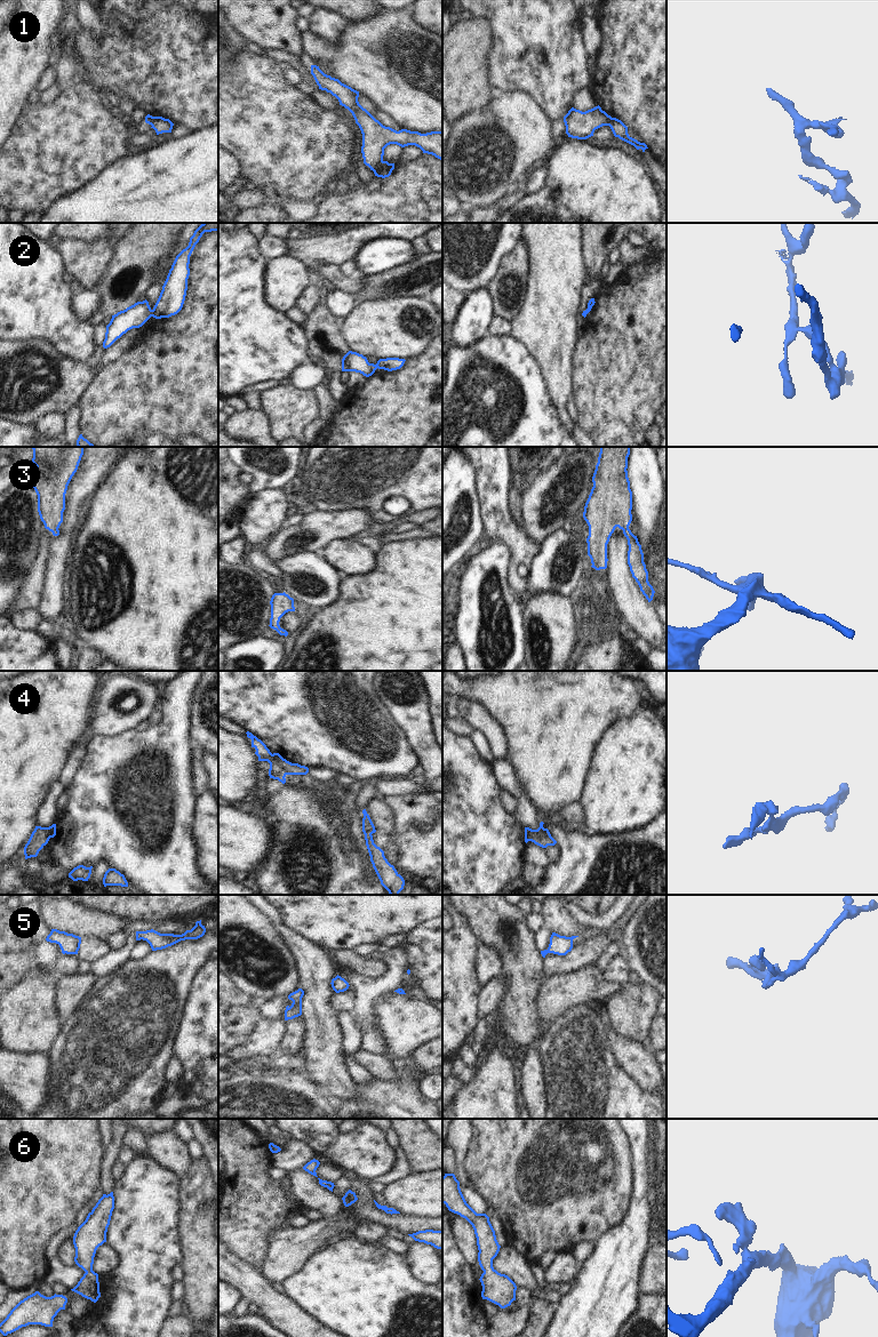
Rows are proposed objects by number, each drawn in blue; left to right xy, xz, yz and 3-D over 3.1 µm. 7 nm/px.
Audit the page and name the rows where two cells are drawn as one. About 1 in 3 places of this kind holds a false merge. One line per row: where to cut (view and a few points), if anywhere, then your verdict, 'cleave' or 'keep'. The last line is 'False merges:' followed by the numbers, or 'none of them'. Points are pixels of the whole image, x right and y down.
1: cut xz (383, 161), (373, 170); cleave
2: cut xy (151, 310), (152, 315); cleave
3: cut none; keep
4: cut xz (271, 753), (266, 758), (258, 757); cleave
5: cut none; keep
6: cut none; keep
False merges: 1, 2, 4

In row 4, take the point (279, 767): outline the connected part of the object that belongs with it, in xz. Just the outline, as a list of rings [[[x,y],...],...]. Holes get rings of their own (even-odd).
[[[279,753],[271,754],[268,759],[258,756],[258,761],[268,761],[270,763],[270,778],[278,779],[282,784],[286,783],[287,775],[306,775],[309,768],[298,763],[292,763],[284,759]]]

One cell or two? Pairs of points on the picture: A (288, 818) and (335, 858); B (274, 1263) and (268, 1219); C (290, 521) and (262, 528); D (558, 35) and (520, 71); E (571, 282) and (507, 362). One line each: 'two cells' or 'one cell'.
A: one cell
B: two cells
C: two cells
D: one cell
E: two cells

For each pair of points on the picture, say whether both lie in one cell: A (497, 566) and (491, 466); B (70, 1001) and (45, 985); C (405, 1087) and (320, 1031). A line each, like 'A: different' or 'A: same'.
A: different
B: different
C: different

